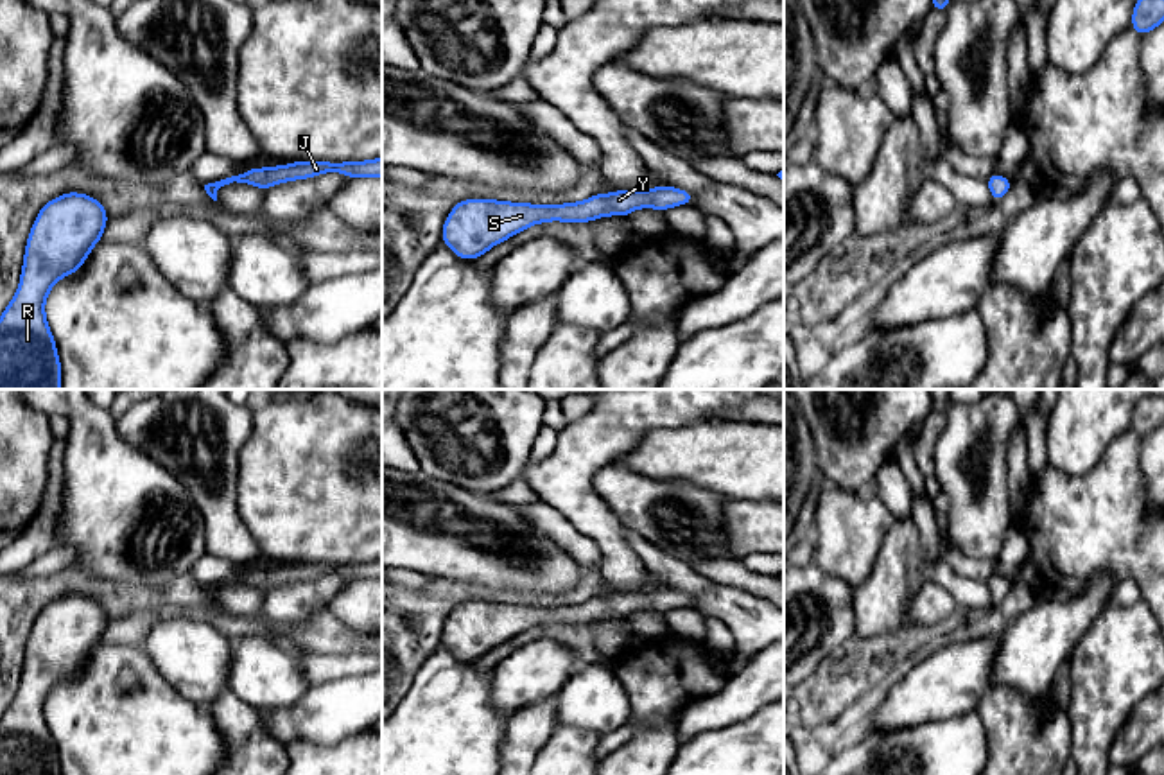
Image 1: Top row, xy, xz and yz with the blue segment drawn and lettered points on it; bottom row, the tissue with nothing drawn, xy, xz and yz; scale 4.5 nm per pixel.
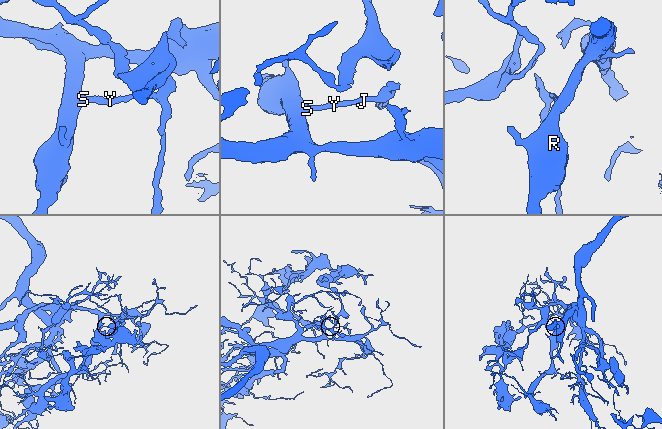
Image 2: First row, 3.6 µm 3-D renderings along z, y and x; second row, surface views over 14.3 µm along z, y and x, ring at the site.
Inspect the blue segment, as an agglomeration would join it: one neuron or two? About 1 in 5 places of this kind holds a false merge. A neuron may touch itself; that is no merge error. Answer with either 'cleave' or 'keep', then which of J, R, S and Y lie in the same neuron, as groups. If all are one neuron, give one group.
keep; groups J R S Y

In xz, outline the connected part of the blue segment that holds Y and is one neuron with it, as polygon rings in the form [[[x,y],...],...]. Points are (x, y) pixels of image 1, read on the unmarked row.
[[[658,587],[653,592],[595,596],[581,605],[554,608],[493,603],[488,599],[463,601],[445,621],[441,644],[459,660],[475,662],[495,646],[538,624],[590,624],[604,617],[626,619],[637,610],[665,614],[678,606],[692,606],[692,603],[694,596],[665,587]]]

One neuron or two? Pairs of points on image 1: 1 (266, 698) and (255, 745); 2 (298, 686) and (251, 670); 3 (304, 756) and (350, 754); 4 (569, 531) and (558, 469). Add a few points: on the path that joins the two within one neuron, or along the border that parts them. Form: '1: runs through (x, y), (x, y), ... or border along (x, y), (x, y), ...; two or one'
1: border along (228, 689), (260, 713); two
2: runs through (287, 684), (262, 675); one
3: runs through (314, 756), (339, 756); one
4: border along (540, 499), (556, 508), (599, 548); two

